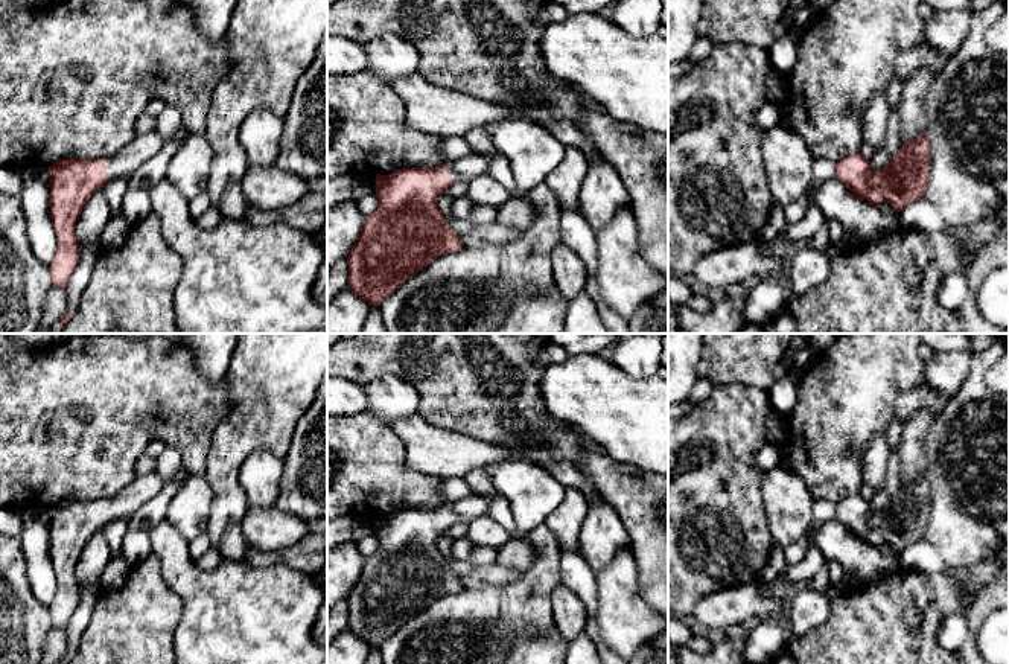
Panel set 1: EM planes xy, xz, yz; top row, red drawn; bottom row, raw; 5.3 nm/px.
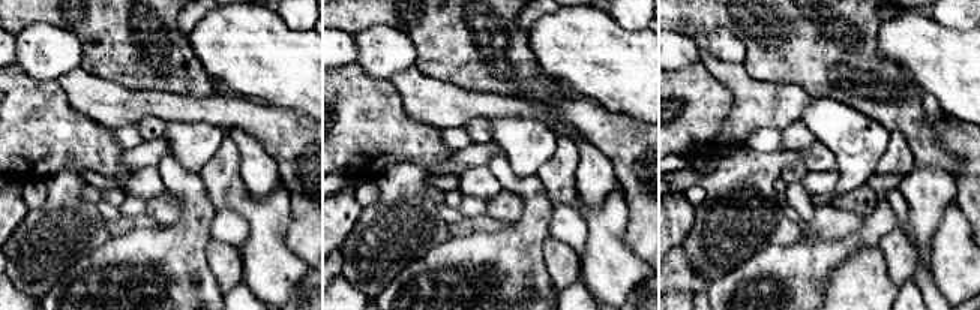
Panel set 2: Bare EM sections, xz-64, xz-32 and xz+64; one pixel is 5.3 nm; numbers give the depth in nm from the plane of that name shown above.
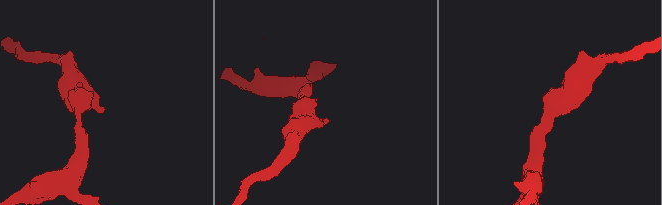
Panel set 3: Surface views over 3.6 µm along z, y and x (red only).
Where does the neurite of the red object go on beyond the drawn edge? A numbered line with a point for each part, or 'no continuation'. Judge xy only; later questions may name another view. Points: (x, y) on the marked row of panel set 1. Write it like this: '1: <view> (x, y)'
1: xy (142, 148)

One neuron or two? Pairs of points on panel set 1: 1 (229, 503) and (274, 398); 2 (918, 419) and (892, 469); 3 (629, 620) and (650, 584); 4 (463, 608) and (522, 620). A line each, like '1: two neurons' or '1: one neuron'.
1: one neuron
2: two neurons
3: two neurons
4: one neuron

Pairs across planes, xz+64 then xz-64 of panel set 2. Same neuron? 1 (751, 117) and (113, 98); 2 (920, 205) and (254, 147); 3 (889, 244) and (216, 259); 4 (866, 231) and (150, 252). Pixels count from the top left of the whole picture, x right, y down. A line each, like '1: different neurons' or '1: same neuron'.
1: same neuron
2: same neuron
3: same neuron
4: same neuron

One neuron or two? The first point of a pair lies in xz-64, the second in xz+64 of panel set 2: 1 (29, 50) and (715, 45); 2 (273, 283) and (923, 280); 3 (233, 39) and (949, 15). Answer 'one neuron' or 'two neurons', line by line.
1: one neuron
2: two neurons
3: two neurons

